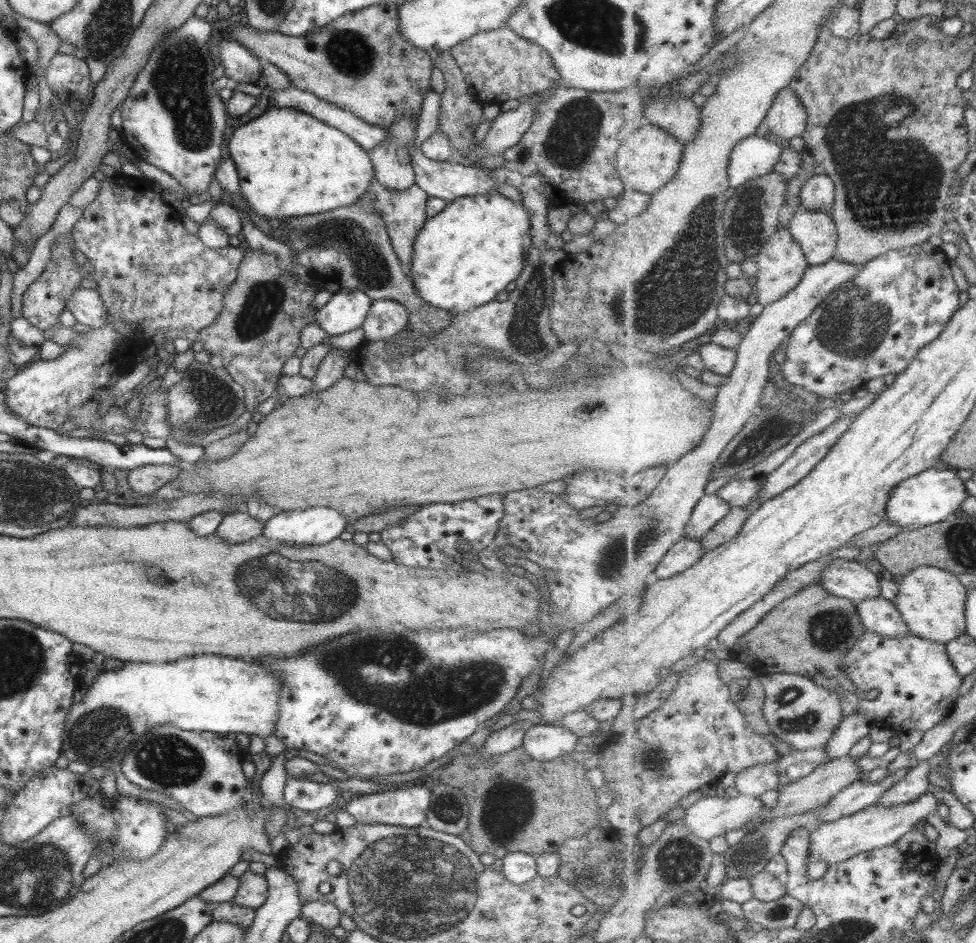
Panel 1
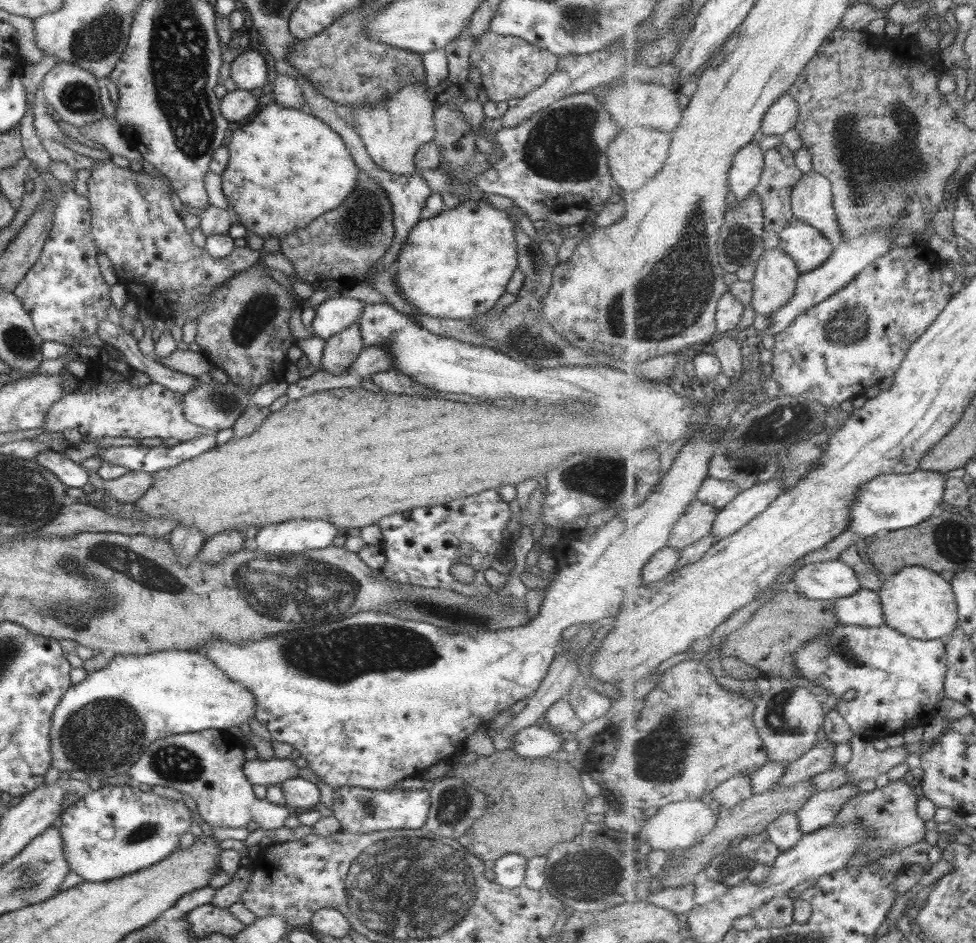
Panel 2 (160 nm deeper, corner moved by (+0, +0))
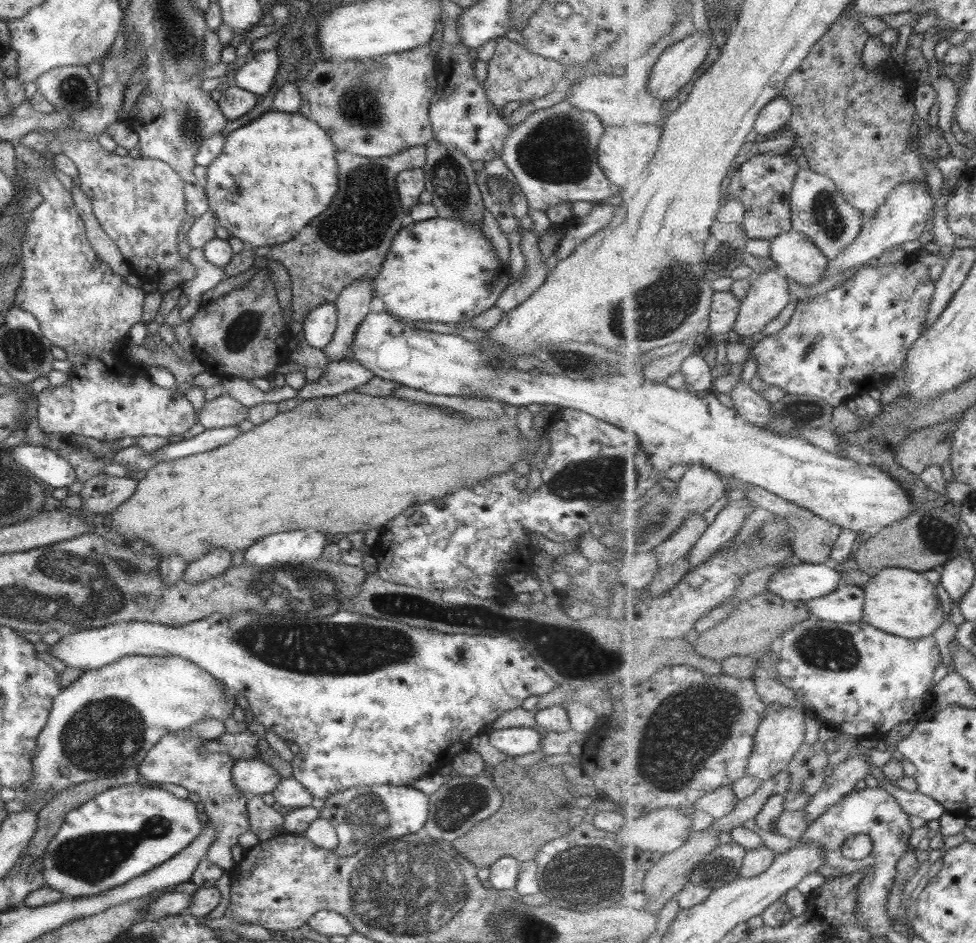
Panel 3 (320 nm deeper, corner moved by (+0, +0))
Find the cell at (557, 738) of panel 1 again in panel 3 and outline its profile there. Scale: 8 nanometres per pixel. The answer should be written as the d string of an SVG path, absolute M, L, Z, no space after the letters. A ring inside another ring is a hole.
M503 728L488 732L487 735L489 745L509 758L537 752L541 740L531 728Z

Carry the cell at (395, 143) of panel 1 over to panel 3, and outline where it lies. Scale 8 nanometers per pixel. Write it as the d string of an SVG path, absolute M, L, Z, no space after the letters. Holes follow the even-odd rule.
M425 43L408 51L386 54L377 58L378 63L368 67L357 61L318 61L317 66L313 65L300 81L295 82L300 93L298 112L327 132L337 153L350 152L368 159L381 159L396 155L405 148L424 145L432 138L428 106L437 81L429 49Z

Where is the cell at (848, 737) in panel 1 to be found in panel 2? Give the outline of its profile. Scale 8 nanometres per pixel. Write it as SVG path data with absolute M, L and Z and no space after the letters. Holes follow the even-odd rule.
M828 739L818 741L814 748L800 760L791 763L791 766L787 768L787 774L780 778L774 788L793 786L816 774L831 770L831 766L836 764L833 752L838 744Z

